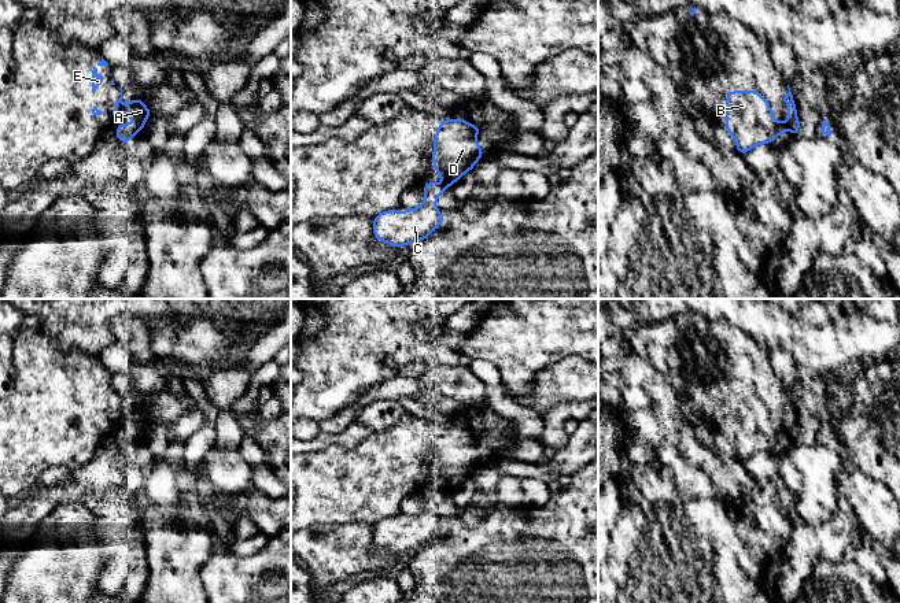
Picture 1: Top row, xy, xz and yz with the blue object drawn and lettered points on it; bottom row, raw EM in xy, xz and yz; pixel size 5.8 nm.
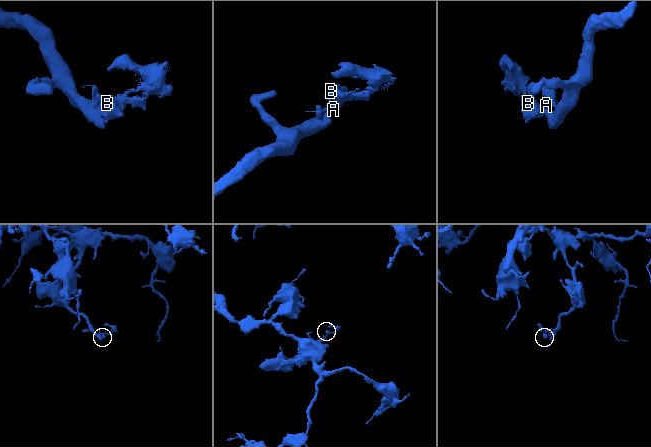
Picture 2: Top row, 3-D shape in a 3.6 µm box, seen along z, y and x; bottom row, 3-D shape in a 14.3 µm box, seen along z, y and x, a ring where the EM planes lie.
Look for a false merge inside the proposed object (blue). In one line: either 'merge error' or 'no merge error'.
merge error

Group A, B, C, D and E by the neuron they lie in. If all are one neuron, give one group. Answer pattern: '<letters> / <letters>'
A B D E / C

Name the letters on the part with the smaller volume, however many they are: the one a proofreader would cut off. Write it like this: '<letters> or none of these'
A, B, D, E

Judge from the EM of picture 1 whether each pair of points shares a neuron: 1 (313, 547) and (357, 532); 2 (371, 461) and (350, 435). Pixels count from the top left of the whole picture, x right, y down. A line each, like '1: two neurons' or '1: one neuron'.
1: one neuron
2: two neurons

